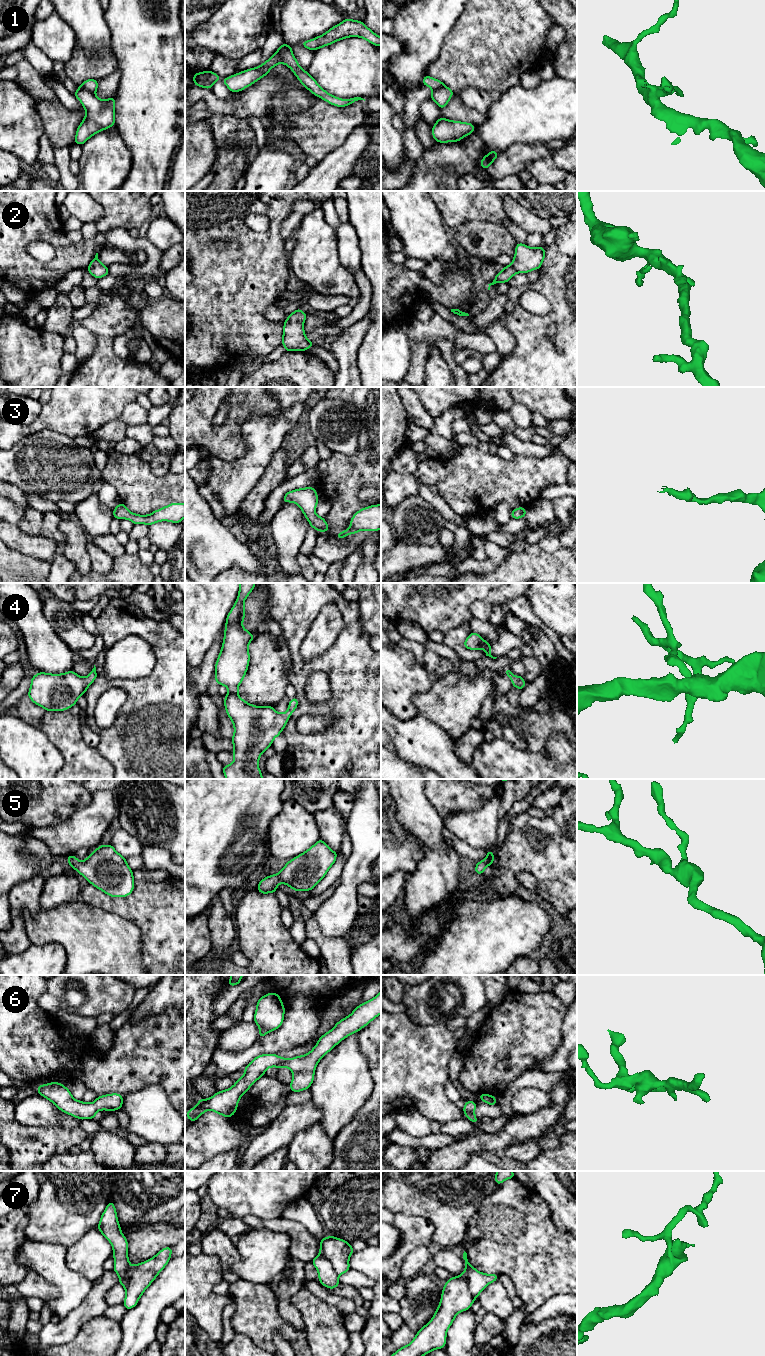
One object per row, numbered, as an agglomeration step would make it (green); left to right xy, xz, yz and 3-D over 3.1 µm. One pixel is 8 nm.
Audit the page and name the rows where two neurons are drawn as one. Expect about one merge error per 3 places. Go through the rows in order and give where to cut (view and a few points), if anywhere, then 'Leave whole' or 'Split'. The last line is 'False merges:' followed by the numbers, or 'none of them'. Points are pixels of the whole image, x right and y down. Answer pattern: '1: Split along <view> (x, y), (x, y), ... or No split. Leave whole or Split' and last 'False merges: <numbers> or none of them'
1: Split along xy (81, 85), (94, 93). Split
2: No split. Leave whole
3: No split. Leave whole
4: No split. Leave whole
5: No split. Leave whole
6: No split. Leave whole
7: Split along yz (464, 1270), (467, 1276), (469, 1292), (475, 1298). Split
False merges: 1, 7

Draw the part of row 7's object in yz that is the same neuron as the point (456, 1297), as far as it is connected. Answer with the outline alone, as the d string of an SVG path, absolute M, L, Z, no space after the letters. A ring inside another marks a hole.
M466 1271L444 1283L440 1304L433 1318L422 1327L415 1338L391 1356L425 1356L427 1353L446 1346L447 1330L456 1315L469 1310L475 1298L468 1286Z

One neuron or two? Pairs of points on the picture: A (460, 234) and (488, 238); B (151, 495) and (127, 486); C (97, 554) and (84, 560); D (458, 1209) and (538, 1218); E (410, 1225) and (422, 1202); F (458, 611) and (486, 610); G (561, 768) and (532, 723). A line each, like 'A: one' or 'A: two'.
A: one
B: one
C: two
D: two
E: two
F: two
G: two

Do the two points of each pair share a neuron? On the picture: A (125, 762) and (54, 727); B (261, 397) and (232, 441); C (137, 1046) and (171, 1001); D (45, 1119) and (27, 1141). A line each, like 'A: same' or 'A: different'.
A: different
B: same
C: different
D: different

